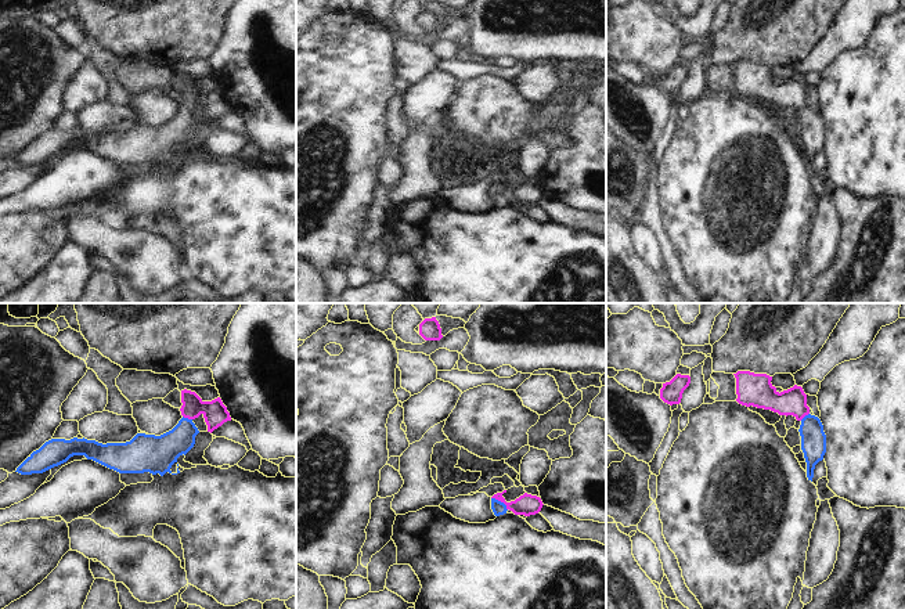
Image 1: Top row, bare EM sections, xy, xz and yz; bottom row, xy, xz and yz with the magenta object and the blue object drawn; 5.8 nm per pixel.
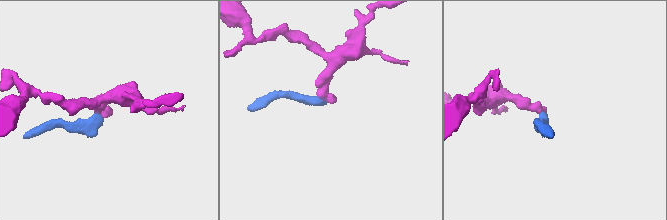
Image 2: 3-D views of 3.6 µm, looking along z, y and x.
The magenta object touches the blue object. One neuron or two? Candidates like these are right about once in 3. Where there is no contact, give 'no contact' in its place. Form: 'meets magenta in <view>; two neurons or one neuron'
meets magenta in xz; one neuron

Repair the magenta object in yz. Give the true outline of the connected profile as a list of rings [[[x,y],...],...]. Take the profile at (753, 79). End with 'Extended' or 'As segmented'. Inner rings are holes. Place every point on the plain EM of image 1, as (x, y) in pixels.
[[[738,61],[733,65],[739,94],[771,100],[779,105],[793,105],[801,112],[798,119],[801,140],[807,152],[807,167],[812,172],[815,155],[823,149],[826,143],[826,125],[821,109],[810,104],[803,78],[794,75],[779,83],[771,73],[772,66],[767,64]]]. Extended.

